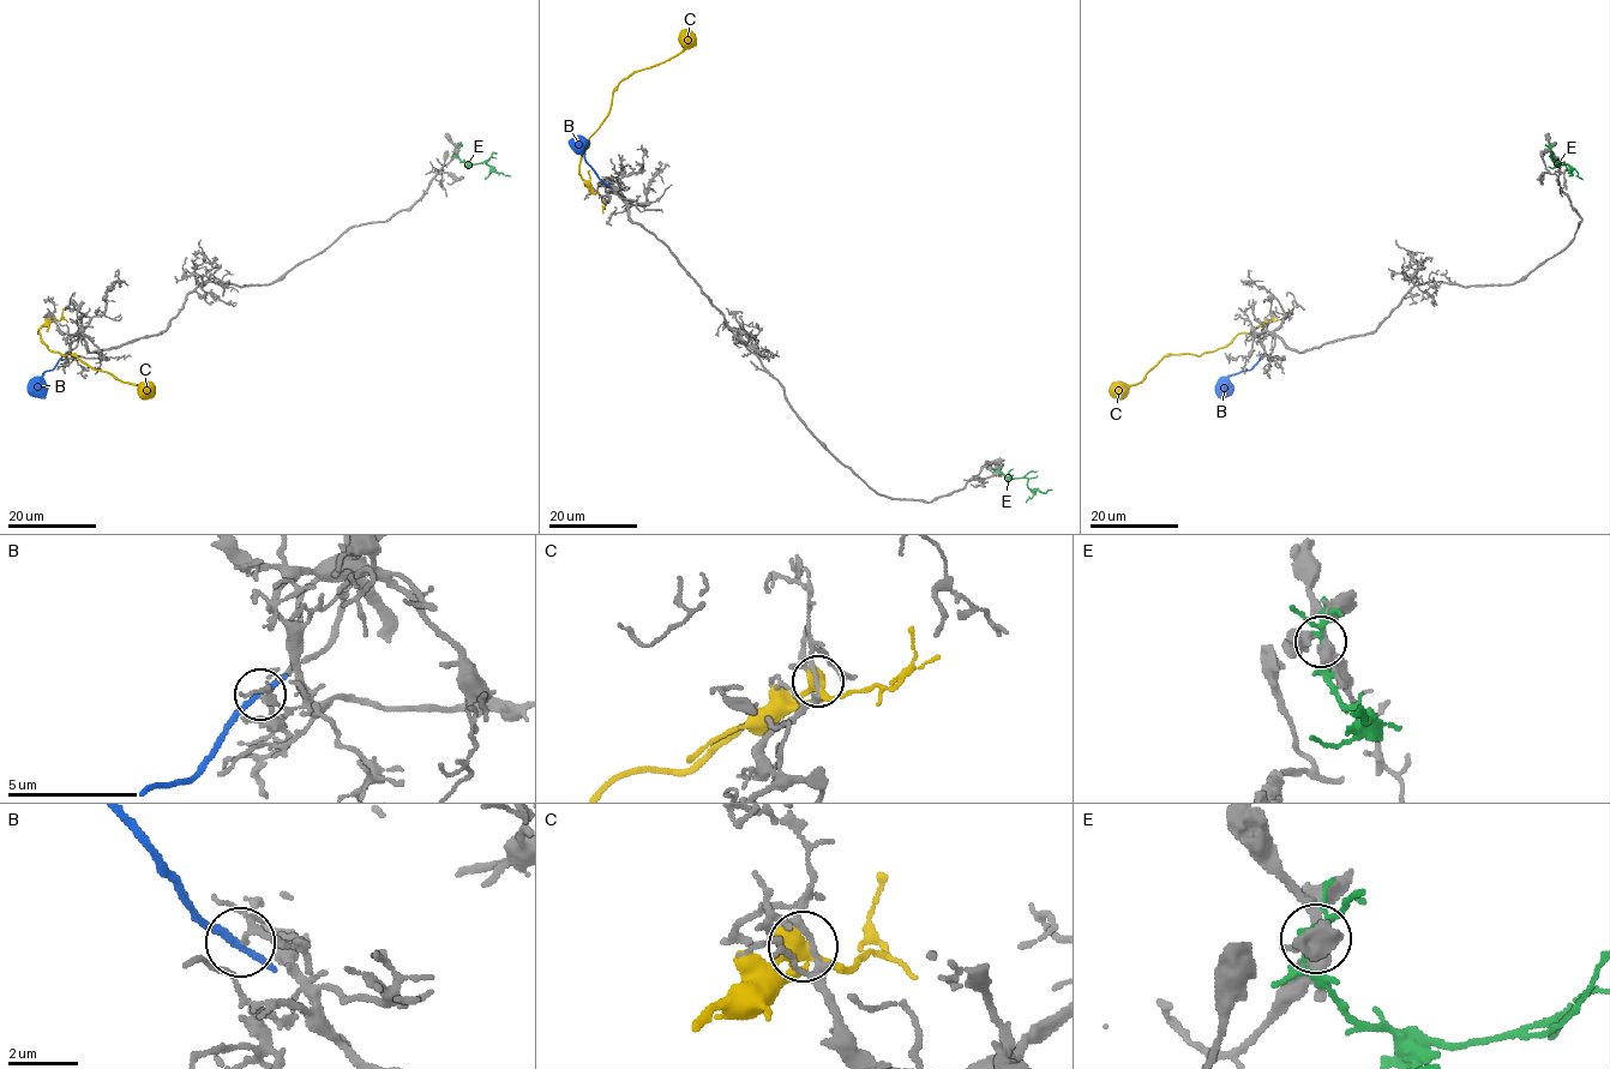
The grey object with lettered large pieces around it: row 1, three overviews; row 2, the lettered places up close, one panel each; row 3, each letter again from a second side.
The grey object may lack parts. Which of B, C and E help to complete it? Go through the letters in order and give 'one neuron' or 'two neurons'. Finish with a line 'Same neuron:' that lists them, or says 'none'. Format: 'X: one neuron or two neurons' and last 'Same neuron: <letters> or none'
B: two neurons
C: two neurons
E: two neurons
Same neuron: none

